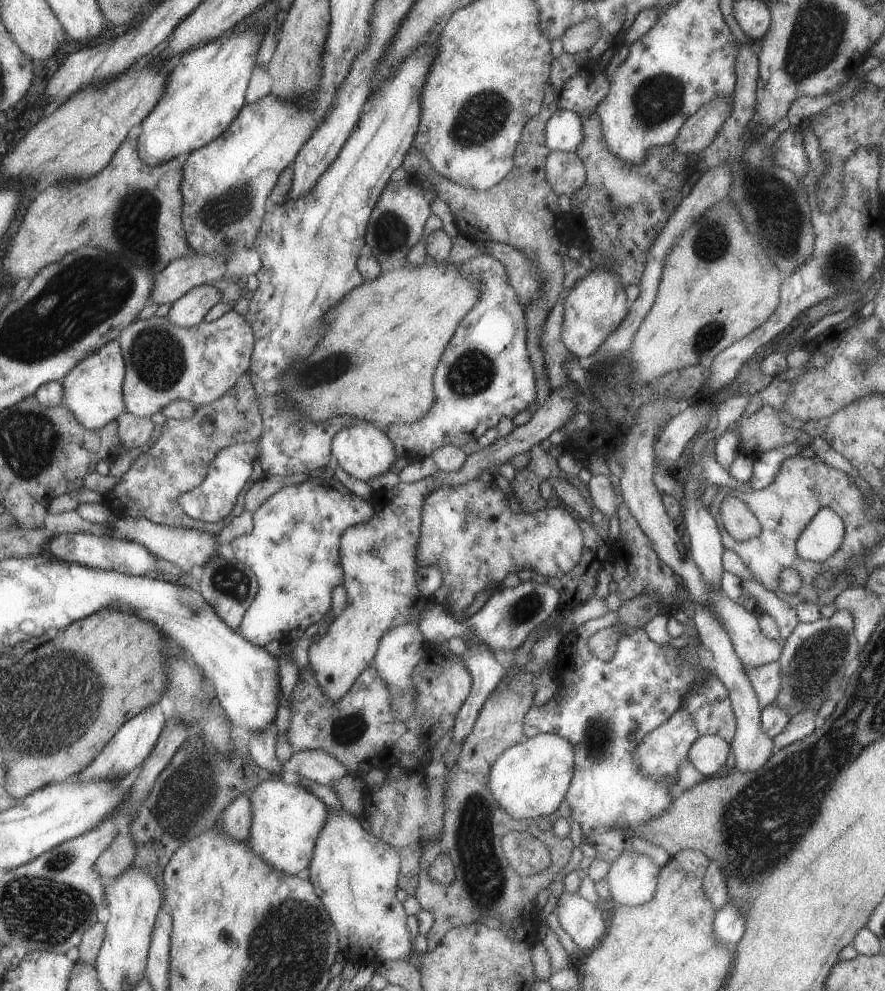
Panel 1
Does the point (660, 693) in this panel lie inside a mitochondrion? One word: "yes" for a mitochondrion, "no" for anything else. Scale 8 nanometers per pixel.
yes

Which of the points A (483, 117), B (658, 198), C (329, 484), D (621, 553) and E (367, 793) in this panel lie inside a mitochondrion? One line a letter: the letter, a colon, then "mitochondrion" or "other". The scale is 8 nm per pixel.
A: mitochondrion
B: other
C: other
D: other
E: other

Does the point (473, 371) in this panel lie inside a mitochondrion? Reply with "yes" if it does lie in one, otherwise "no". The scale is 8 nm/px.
yes

